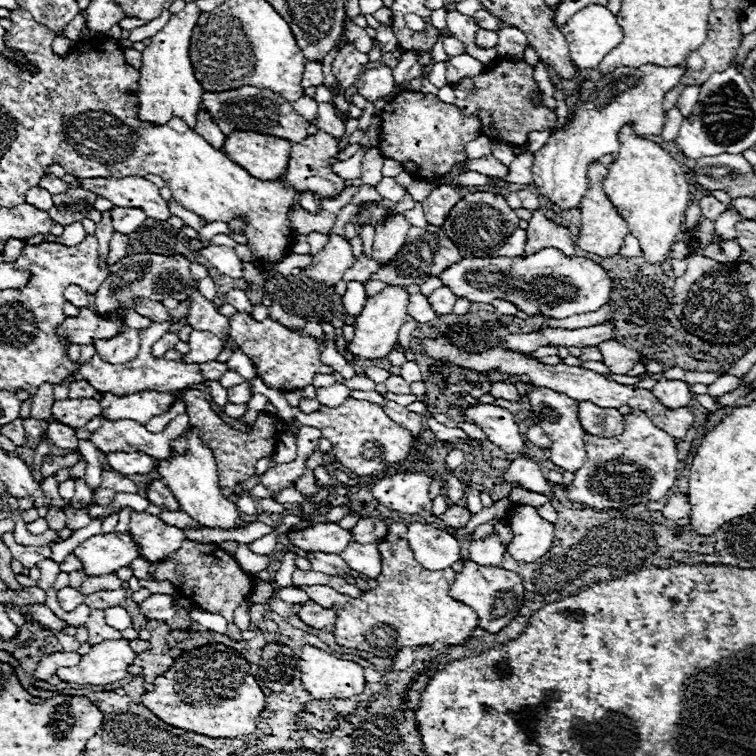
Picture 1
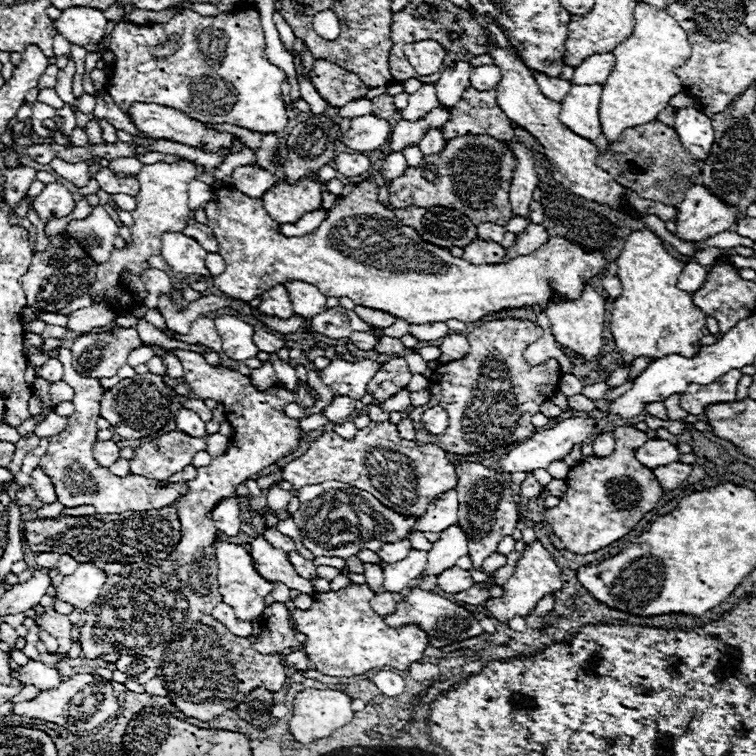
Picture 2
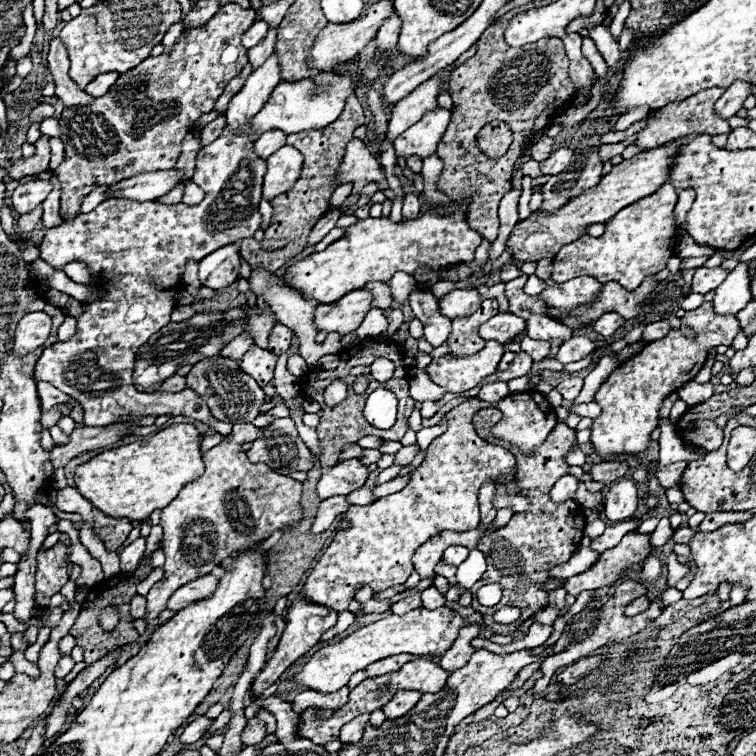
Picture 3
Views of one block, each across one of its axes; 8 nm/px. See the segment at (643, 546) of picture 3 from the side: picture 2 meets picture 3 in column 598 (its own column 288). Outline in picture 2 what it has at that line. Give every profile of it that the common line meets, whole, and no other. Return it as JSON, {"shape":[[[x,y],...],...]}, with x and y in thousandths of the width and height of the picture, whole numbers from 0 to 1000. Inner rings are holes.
{"shape":[[[347,709],[336,712],[331,722],[333,722],[331,733],[336,741],[336,751],[341,751],[341,757],[347,757],[347,762],[352,762],[352,767],[357,767],[357,770],[368,767],[368,770],[376,770],[386,780],[397,780],[399,786],[415,786],[413,770],[399,765],[389,754],[378,730],[357,722]]]}

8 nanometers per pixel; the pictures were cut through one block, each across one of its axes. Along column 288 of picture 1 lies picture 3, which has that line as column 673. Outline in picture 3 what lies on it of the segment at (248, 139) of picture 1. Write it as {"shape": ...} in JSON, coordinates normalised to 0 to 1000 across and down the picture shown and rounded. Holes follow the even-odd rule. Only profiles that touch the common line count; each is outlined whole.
{"shape":[[[894,185],[881,193],[847,201],[844,206],[839,206],[833,212],[825,212],[823,217],[812,220],[807,230],[796,233],[791,246],[759,259],[759,265],[751,265],[743,275],[738,275],[738,280],[714,280],[714,278],[704,280],[701,288],[696,288],[680,299],[680,304],[669,320],[669,333],[675,333],[677,344],[683,344],[683,347],[733,341],[738,336],[738,328],[743,328],[743,323],[751,323],[754,317],[770,312],[780,296],[799,296],[815,280],[839,270],[839,265],[847,265],[847,262],[868,254],[884,238],[884,222],[892,212],[894,198],[902,190],[905,190],[905,185]]]}

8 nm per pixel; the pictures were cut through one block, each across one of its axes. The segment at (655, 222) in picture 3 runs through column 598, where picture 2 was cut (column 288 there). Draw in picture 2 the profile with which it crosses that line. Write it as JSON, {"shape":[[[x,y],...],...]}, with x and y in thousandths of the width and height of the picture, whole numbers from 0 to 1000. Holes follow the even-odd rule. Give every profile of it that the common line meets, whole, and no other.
{"shape":[[[479,238],[476,246],[463,259],[444,259],[442,272],[431,280],[431,291],[418,304],[402,312],[370,310],[370,296],[354,286],[354,280],[347,272],[347,265],[328,262],[304,246],[283,249],[283,257],[270,270],[270,278],[275,286],[272,299],[280,302],[283,315],[288,320],[288,333],[299,347],[299,357],[291,365],[283,365],[280,376],[294,389],[310,392],[320,399],[333,399],[333,394],[362,381],[362,376],[399,370],[415,376],[431,394],[458,392],[468,397],[471,405],[519,413],[519,418],[537,423],[540,429],[590,426],[598,421],[622,429],[664,407],[685,407],[685,405],[706,405],[706,402],[722,407],[725,397],[730,394],[725,370],[733,373],[733,384],[741,392],[765,394],[772,370],[788,365],[802,349],[796,333],[772,333],[765,323],[757,323],[754,317],[738,312],[725,317],[709,333],[698,339],[685,339],[669,349],[627,352],[614,341],[598,339],[595,328],[569,323],[558,317],[558,312],[553,312],[548,302],[529,296],[521,280],[508,275],[500,267],[500,249],[487,238]]]}

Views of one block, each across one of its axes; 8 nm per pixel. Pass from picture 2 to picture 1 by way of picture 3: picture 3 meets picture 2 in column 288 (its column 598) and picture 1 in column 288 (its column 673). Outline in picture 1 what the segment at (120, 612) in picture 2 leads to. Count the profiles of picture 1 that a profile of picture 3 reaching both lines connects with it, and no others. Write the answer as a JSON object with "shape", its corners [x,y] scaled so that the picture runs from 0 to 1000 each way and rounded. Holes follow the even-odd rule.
{"shape":[[[315,413],[304,421],[304,442],[296,455],[304,463],[317,460],[333,481],[339,479],[339,495],[341,500],[362,516],[399,516],[402,511],[410,511],[415,503],[415,495],[439,495],[442,487],[423,479],[418,468],[418,452],[413,447],[397,447],[394,442],[384,439],[378,431],[352,421],[349,426],[339,426],[333,418]]]}

